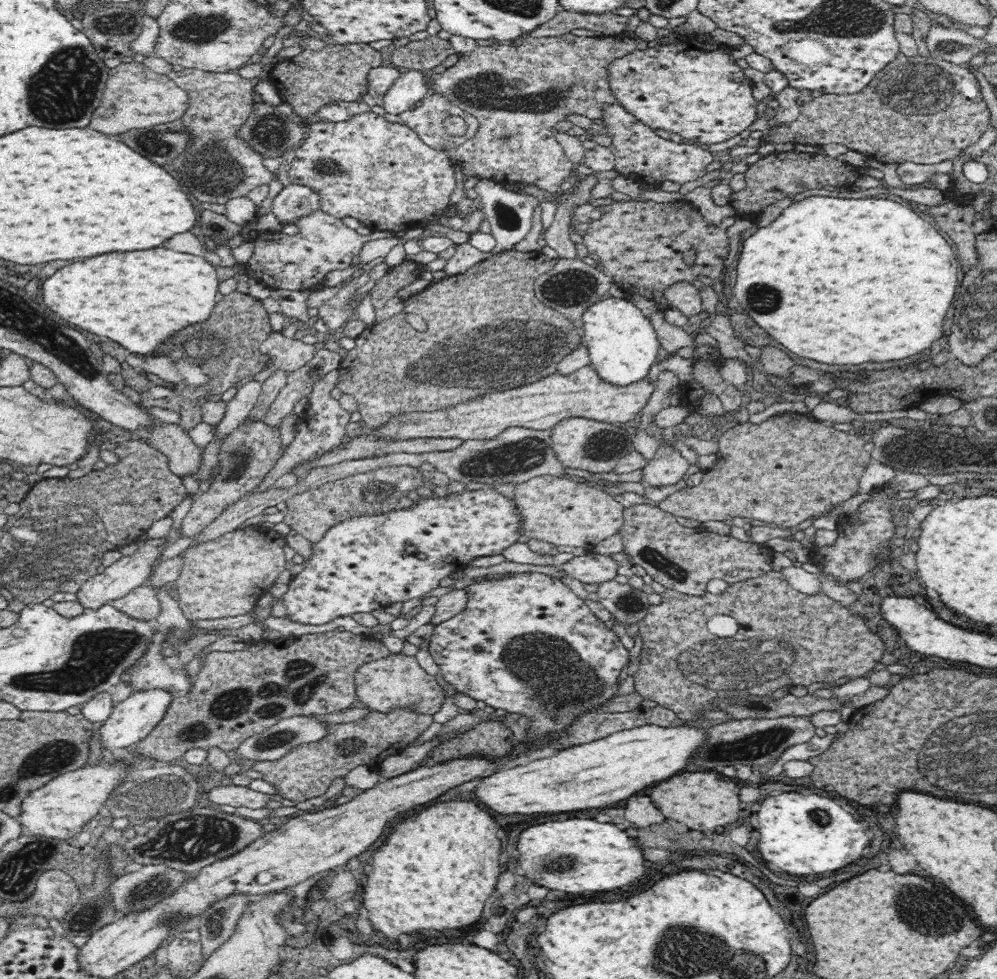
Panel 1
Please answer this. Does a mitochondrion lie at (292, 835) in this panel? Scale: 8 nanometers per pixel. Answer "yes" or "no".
no

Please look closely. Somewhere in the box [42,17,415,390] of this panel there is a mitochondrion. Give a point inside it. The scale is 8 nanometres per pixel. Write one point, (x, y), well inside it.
(209, 166)

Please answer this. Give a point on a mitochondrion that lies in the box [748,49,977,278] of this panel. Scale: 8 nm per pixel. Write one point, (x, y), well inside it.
(904, 77)

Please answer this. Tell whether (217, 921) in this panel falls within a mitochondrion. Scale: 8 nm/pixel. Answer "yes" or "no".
yes

